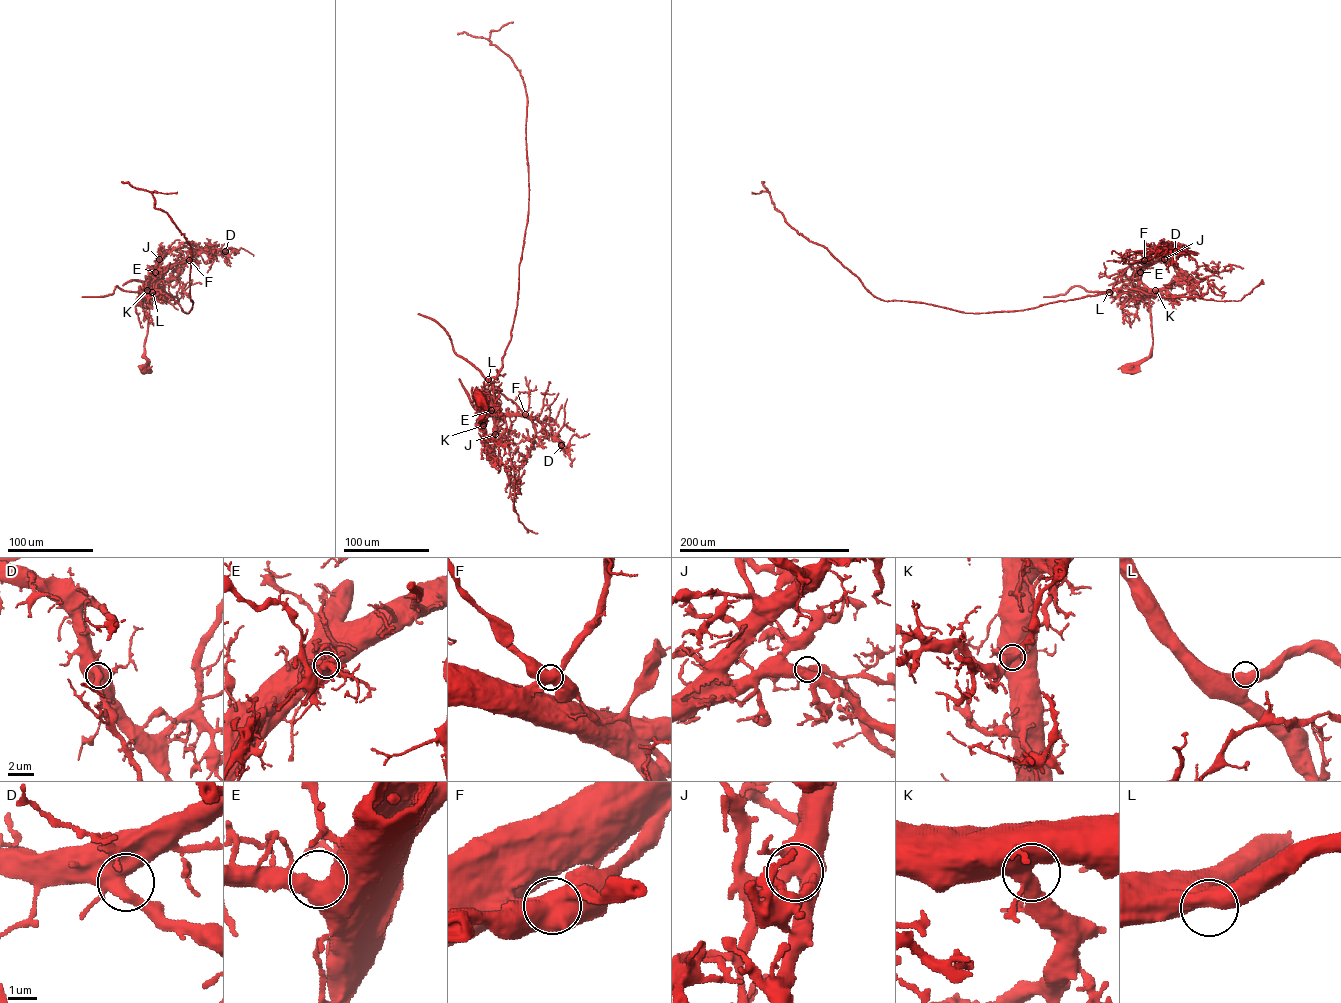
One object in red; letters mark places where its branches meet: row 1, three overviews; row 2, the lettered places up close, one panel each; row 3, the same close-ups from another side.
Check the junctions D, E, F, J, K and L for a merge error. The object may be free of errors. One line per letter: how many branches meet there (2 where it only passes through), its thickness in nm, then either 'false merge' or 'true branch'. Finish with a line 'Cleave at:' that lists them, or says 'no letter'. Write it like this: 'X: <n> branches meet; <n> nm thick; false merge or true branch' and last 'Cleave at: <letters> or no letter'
D: 3 branches meet; 440 nm thick; true branch
E: 3 branches meet; 500 nm thick; true branch
F: 4 branches meet; 650 nm thick; false merge
J: 4 branches meet; 500 nm thick; true branch
K: 3 branches meet; 500 nm thick; true branch
L: 2 branches meet; 600 nm thick; true branch
Cleave at: F

